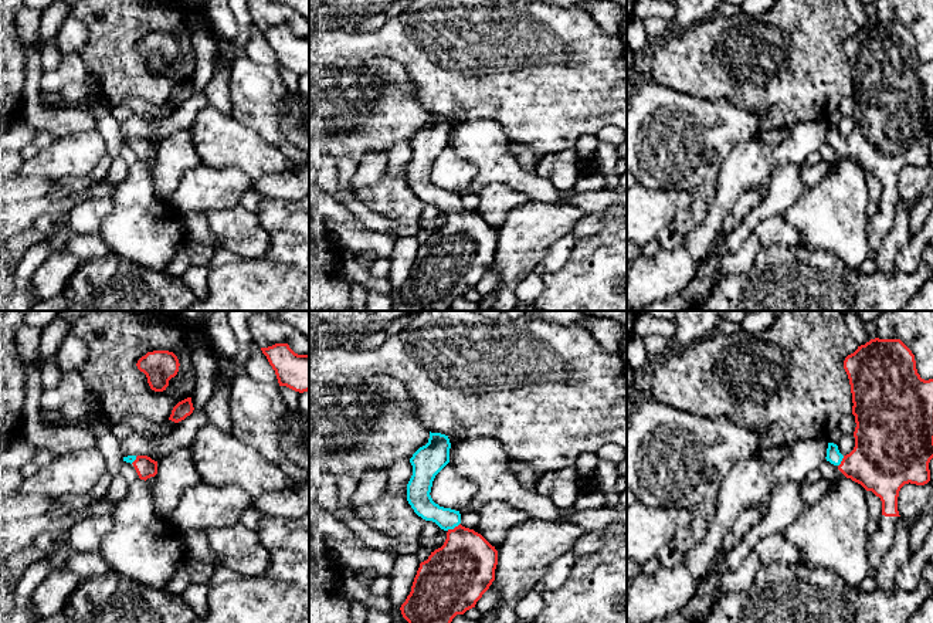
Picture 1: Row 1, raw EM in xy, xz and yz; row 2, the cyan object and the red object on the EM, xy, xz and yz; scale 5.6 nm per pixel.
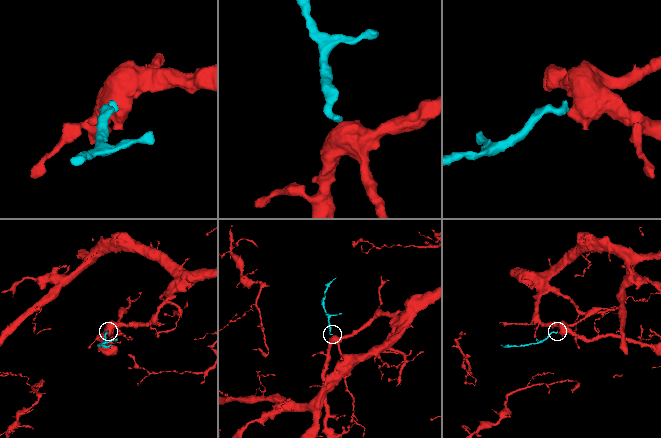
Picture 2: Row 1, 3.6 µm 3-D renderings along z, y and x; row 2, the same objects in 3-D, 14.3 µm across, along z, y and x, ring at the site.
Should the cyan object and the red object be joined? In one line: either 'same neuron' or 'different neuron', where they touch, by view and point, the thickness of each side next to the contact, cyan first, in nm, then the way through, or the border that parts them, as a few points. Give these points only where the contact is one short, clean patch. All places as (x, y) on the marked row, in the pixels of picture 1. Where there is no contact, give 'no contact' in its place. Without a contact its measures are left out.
same neuron; contact xz (453, 528); calibres 130 and 360 nm; way xz (420, 500), (453, 528), (461, 542), (461, 571)

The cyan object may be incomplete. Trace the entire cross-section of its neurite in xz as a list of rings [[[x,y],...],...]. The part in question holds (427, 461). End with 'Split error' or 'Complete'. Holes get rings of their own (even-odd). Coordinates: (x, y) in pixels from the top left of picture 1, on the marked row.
[[[431,433],[428,443],[420,447],[410,463],[413,475],[407,484],[407,501],[425,521],[435,522],[447,532],[444,545],[420,563],[411,592],[400,610],[408,623],[451,623],[457,614],[475,607],[476,602],[495,580],[498,551],[481,534],[461,525],[459,511],[435,504],[430,495],[435,475],[449,463],[448,436]]]. Split error

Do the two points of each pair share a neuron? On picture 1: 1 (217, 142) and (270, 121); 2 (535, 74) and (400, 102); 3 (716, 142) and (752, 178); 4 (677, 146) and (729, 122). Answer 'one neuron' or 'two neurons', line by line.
1: two neurons
2: two neurons
3: two neurons
4: one neuron

